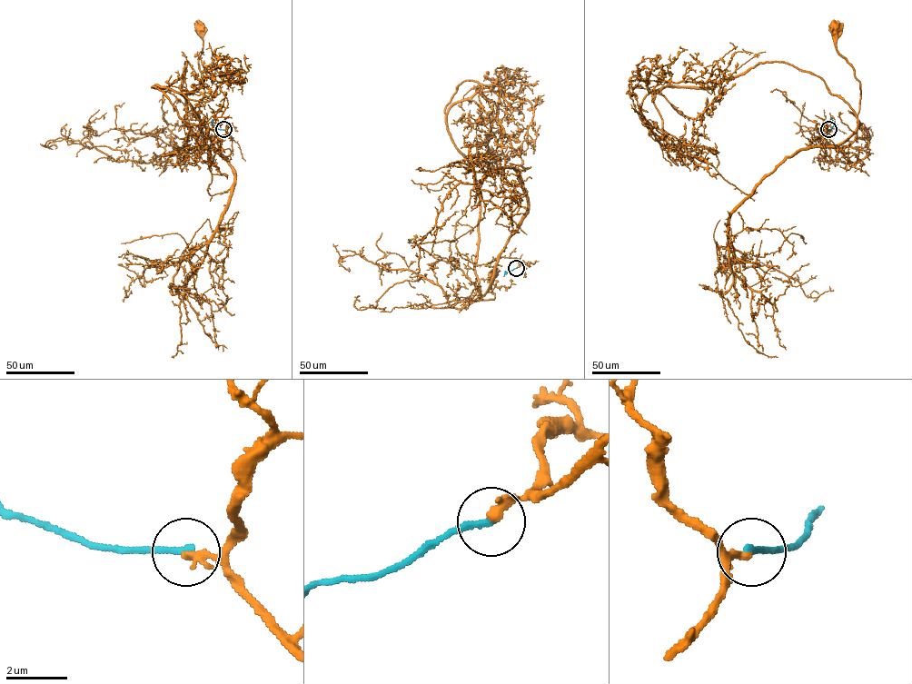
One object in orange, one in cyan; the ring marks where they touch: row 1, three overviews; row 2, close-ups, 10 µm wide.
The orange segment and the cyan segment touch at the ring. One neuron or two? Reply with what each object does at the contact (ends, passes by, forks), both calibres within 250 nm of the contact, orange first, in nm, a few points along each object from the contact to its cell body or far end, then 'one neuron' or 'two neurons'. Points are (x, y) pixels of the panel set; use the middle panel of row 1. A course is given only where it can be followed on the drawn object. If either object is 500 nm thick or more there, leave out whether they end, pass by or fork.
orange ends | cyan ends | 320/240 nm | orange via (516, 268), (523, 263), (516, 258), (496, 259), (492, 282), (480, 299), (494, 298), (496, 275), (490, 274) | cyan via (516, 268), (505, 273), (505, 271) | two neurons

